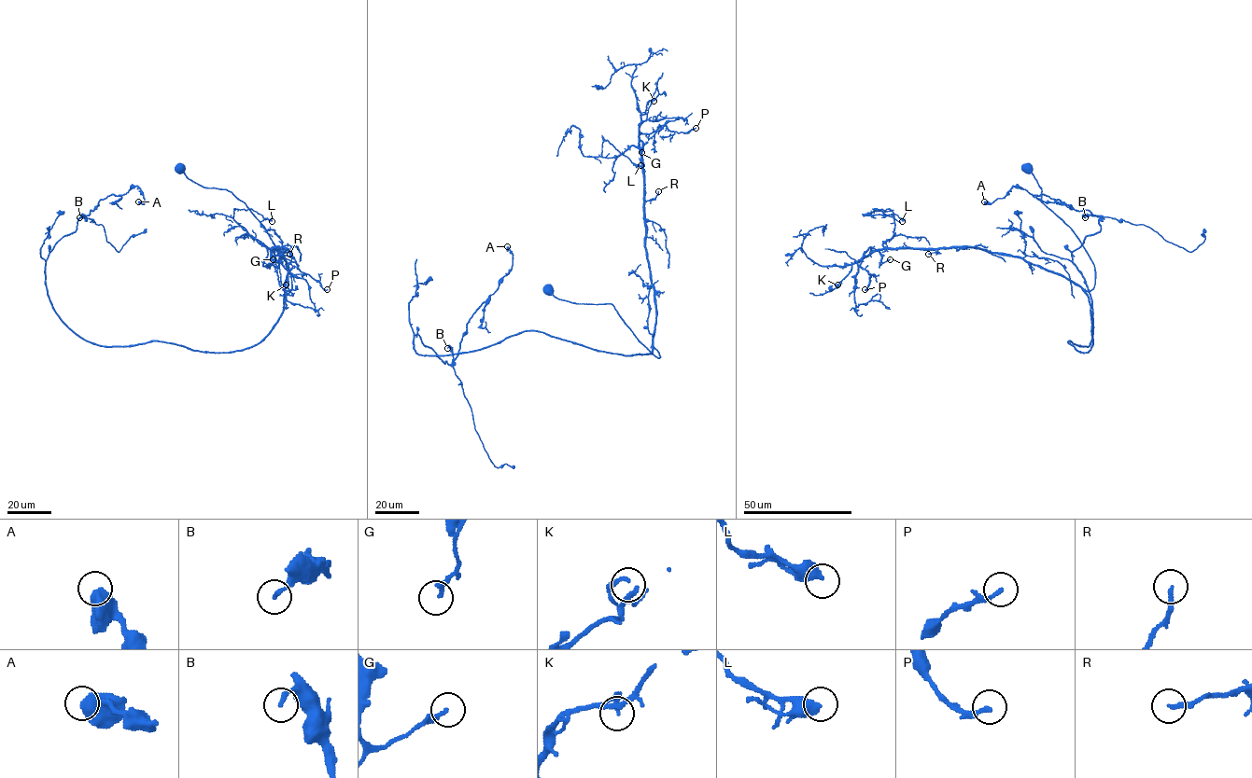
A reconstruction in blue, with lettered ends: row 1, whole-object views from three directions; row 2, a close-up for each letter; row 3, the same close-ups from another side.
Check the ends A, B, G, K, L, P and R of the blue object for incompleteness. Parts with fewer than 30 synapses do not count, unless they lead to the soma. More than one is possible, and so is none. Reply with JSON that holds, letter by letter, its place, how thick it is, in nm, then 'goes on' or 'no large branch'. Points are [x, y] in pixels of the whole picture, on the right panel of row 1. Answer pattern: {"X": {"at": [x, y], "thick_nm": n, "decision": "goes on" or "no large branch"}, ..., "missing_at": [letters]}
{"A": {"at": [984, 201], "thick_nm": 650, "decision": "no large branch"}, "B": {"at": [1085, 217], "thick_nm": 170, "decision": "no large branch"}, "G": {"at": [890, 259], "thick_nm": 200, "decision": "no large branch"}, "K": {"at": [837, 284], "thick_nm": 170, "decision": "no large branch"}, "L": {"at": [902, 221], "thick_nm": 500, "decision": "no large branch"}, "P": {"at": [865, 289], "thick_nm": 150, "decision": "no large branch"}, "R": {"at": [928, 254], "thick_nm": 180, "decision": "no large branch"}, "missing_at": []}

